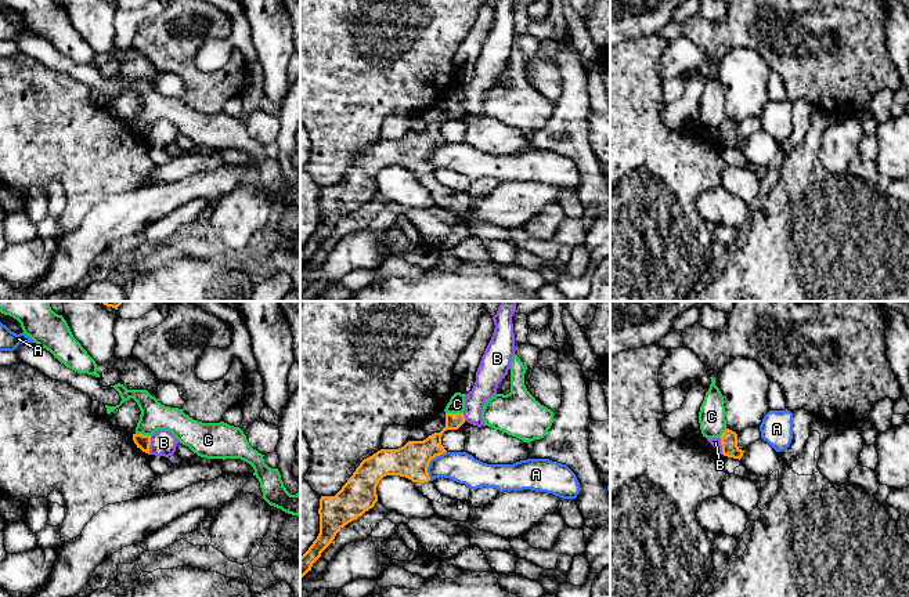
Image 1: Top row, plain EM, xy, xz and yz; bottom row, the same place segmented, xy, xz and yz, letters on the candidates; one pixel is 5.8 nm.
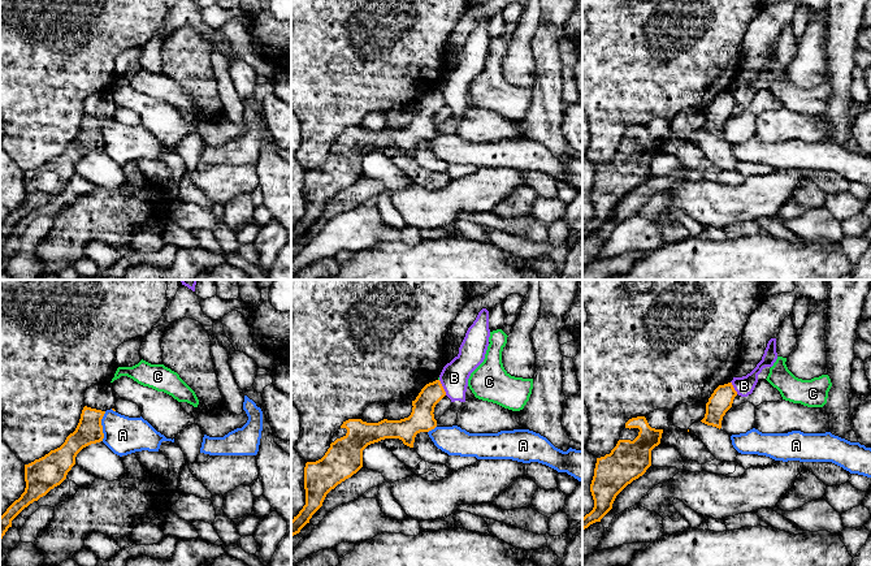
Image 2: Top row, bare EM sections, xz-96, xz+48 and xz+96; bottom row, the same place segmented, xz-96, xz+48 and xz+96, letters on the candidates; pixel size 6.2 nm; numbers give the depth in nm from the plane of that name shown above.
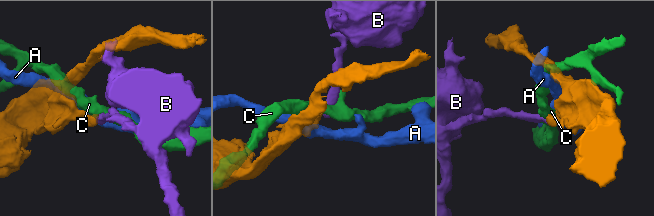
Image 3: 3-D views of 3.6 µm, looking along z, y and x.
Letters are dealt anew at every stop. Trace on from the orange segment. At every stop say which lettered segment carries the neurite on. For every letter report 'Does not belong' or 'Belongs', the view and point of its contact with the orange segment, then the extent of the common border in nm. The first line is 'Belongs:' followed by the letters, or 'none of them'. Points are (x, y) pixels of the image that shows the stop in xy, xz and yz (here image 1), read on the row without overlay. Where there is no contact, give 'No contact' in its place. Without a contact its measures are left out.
Belongs: none of them
A: Does not belong. Touches orange at xz (429, 152). Shared border 200 nm
B: Does not belong. Touches orange at xy (150, 134). Shared border 110 nm
C: Does not belong. Touches orange at xz (454, 104). Shared border 100 nm

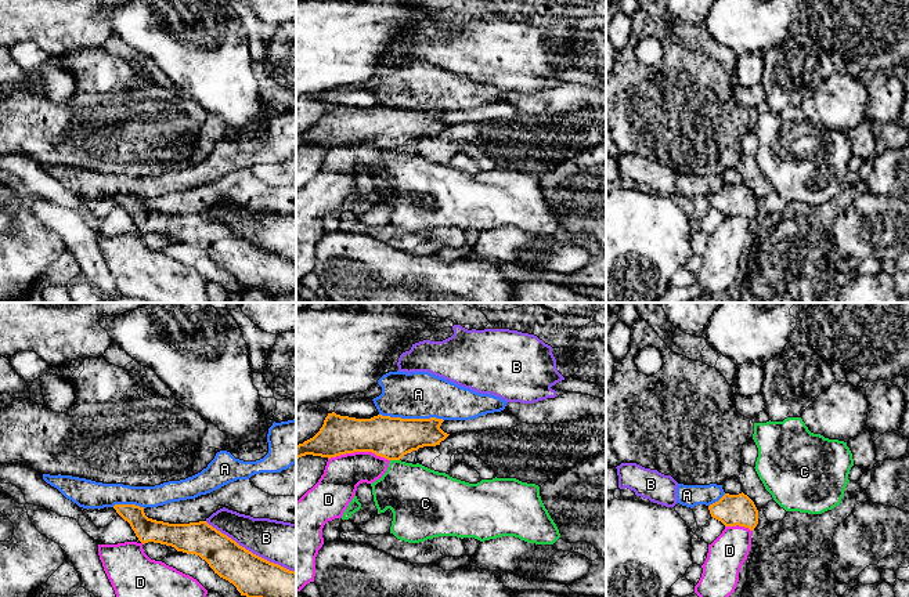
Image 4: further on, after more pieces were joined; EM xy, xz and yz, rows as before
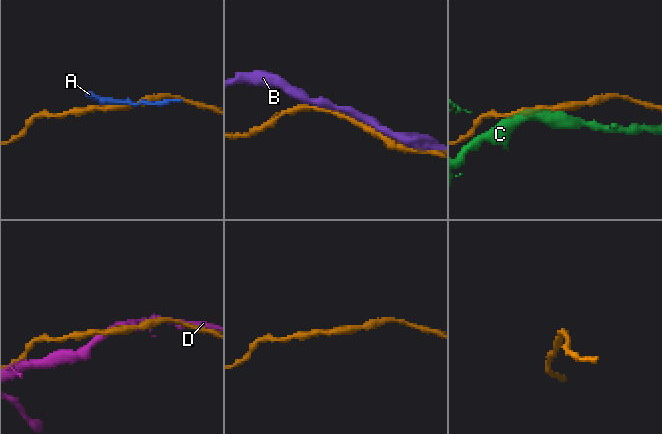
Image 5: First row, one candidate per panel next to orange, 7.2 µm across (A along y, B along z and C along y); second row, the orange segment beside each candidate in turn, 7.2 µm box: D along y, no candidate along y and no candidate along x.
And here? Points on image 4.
Belongs: none of them
A: Does not belong. Touches orange at xz (411, 109). Shared border 380 nm
B: Does not belong. Touches orange at xy (251, 242). Shared border 600 nm
C: Does not belong. Touches orange at xz (395, 149). Shared border 60 nm
D: Does not belong. Touches orange at xz (359, 141). Shared border 360 nm

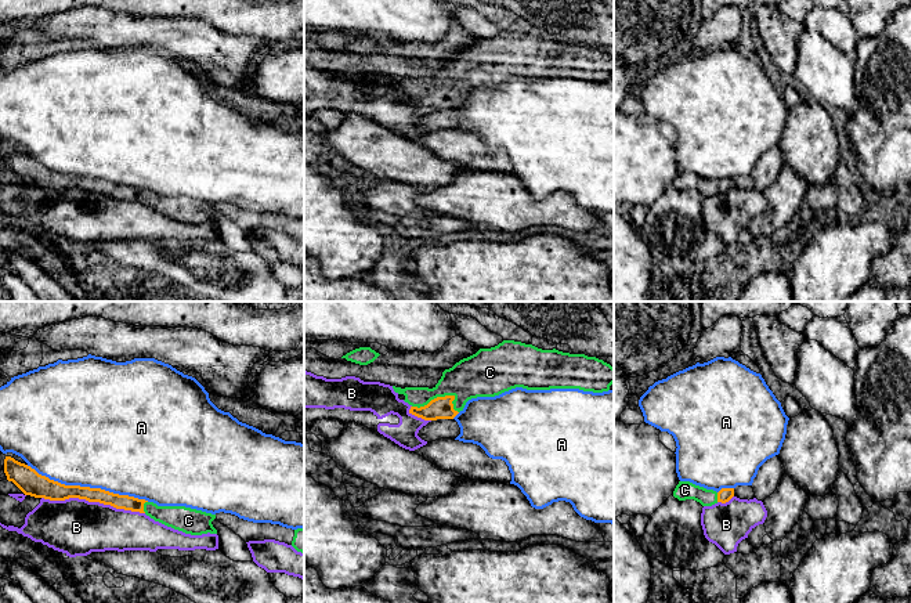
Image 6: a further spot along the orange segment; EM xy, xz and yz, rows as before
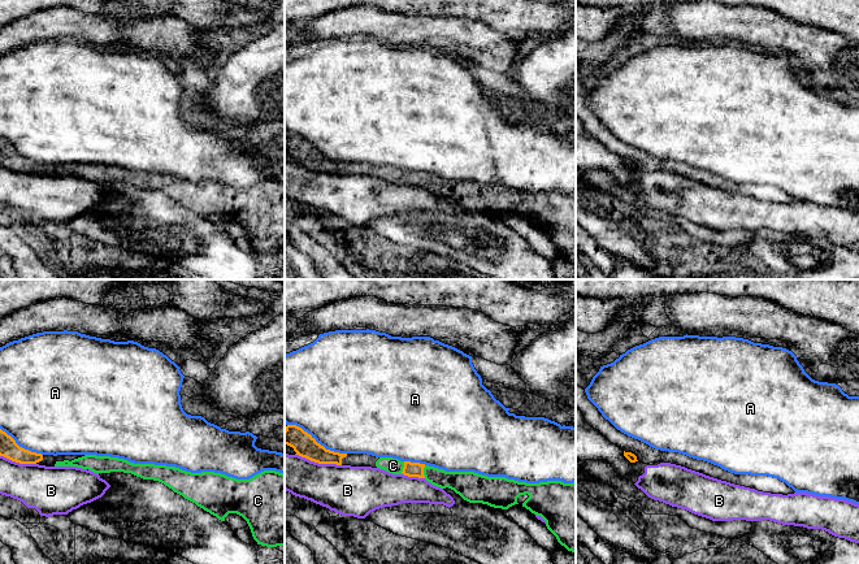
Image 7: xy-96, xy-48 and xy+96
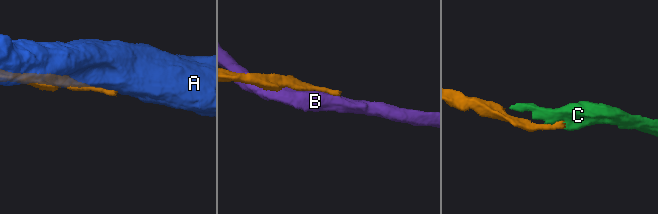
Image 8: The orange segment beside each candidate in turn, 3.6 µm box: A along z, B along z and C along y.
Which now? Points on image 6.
Belongs: C
A: Does not belong. Touches orange at xy (87, 177). Shared border 750 nm
B: Does not belong. Touches orange at xy (93, 191). Shared border 600 nm
C: Belongs. Touches orange at xz (441, 87). Shared border 280 nm

